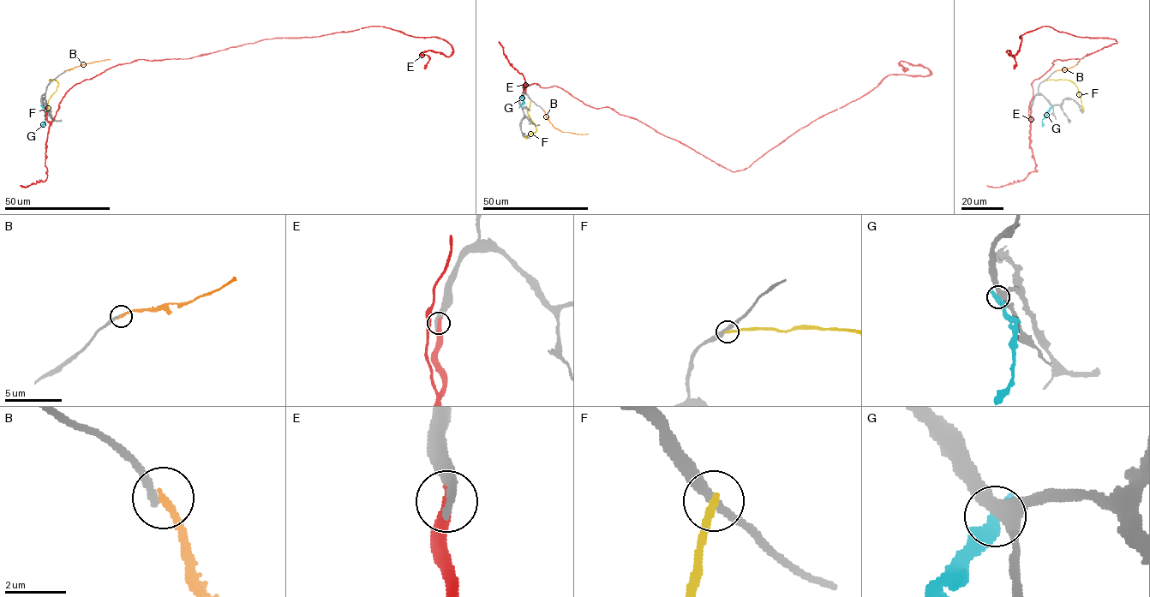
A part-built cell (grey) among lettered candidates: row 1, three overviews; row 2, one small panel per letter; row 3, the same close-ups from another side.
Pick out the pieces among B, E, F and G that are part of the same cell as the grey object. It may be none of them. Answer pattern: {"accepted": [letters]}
{"accepted": ["E"]}

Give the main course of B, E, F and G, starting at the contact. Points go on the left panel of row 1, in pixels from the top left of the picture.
B: (66, 71), (86, 63), (110, 59)
E: (45, 109), (50, 122), (69, 89), (117, 64), (374, 26), (445, 39), (452, 53), (422, 51), (424, 68)
F: (53, 80), (49, 80), (56, 80), (59, 84), (48, 100), (47, 110)
G: (42, 106), (44, 119), (42, 127)

